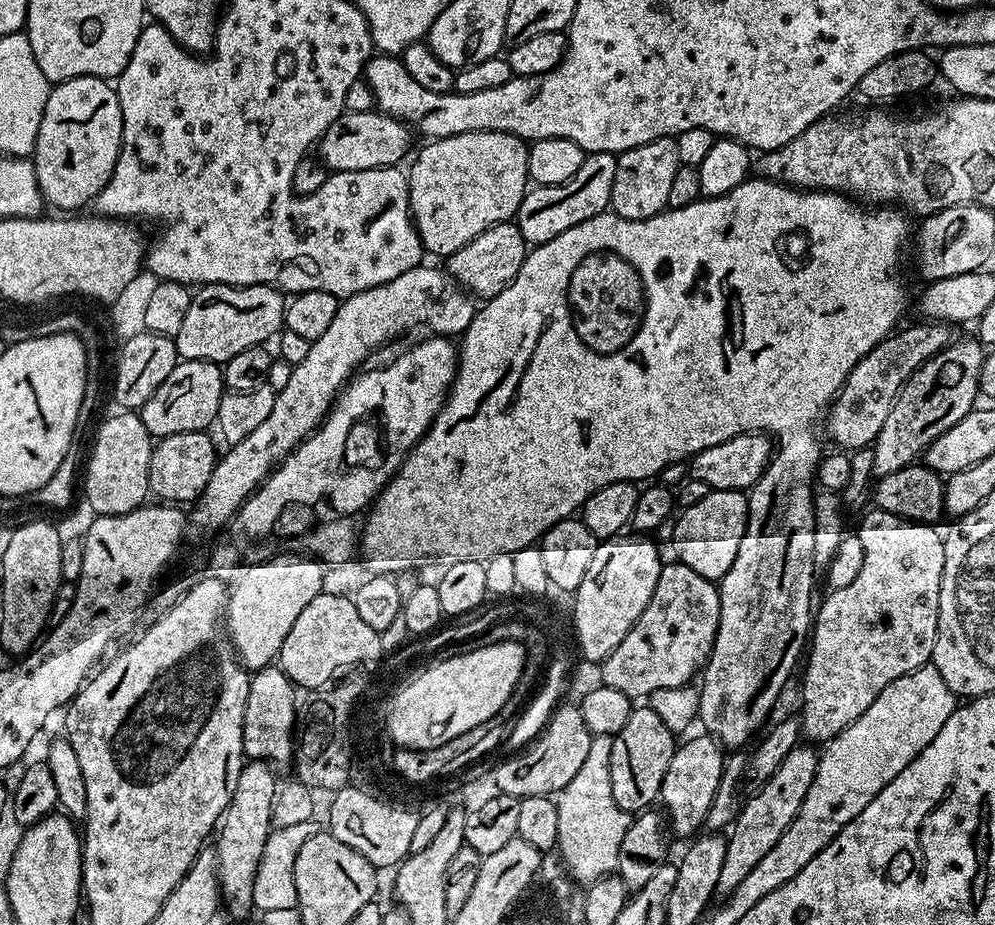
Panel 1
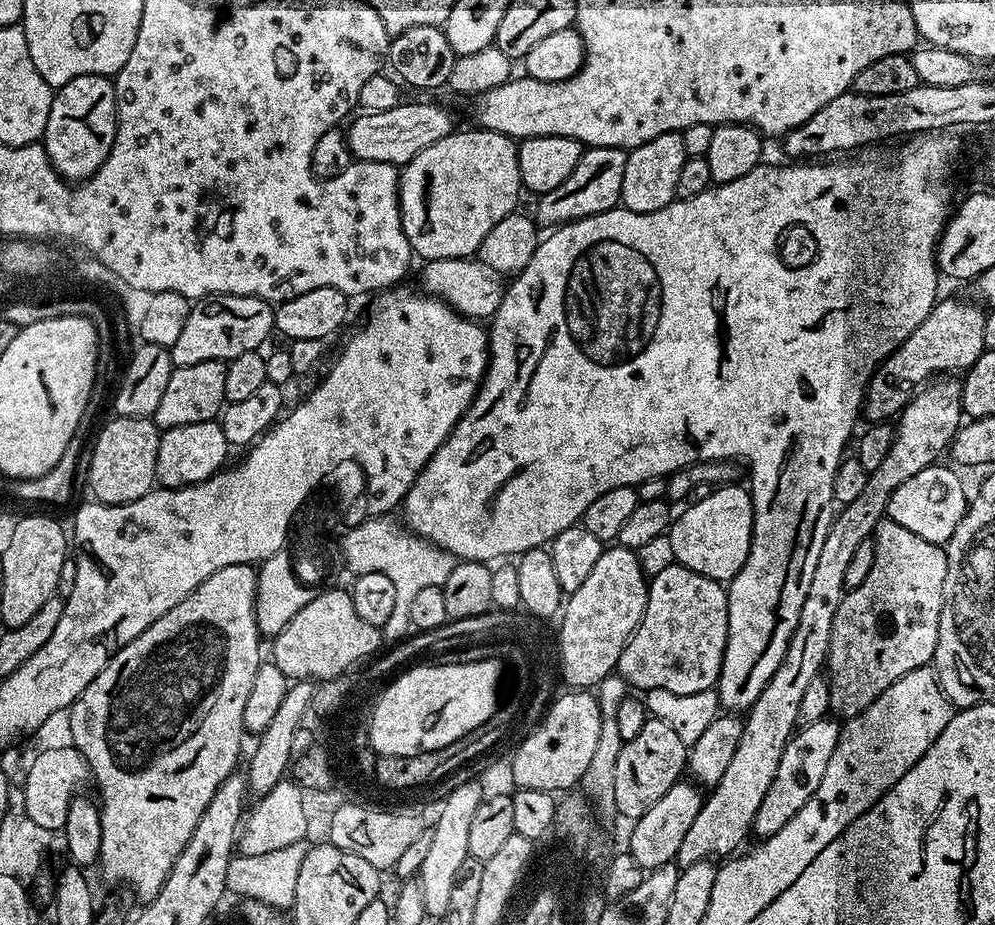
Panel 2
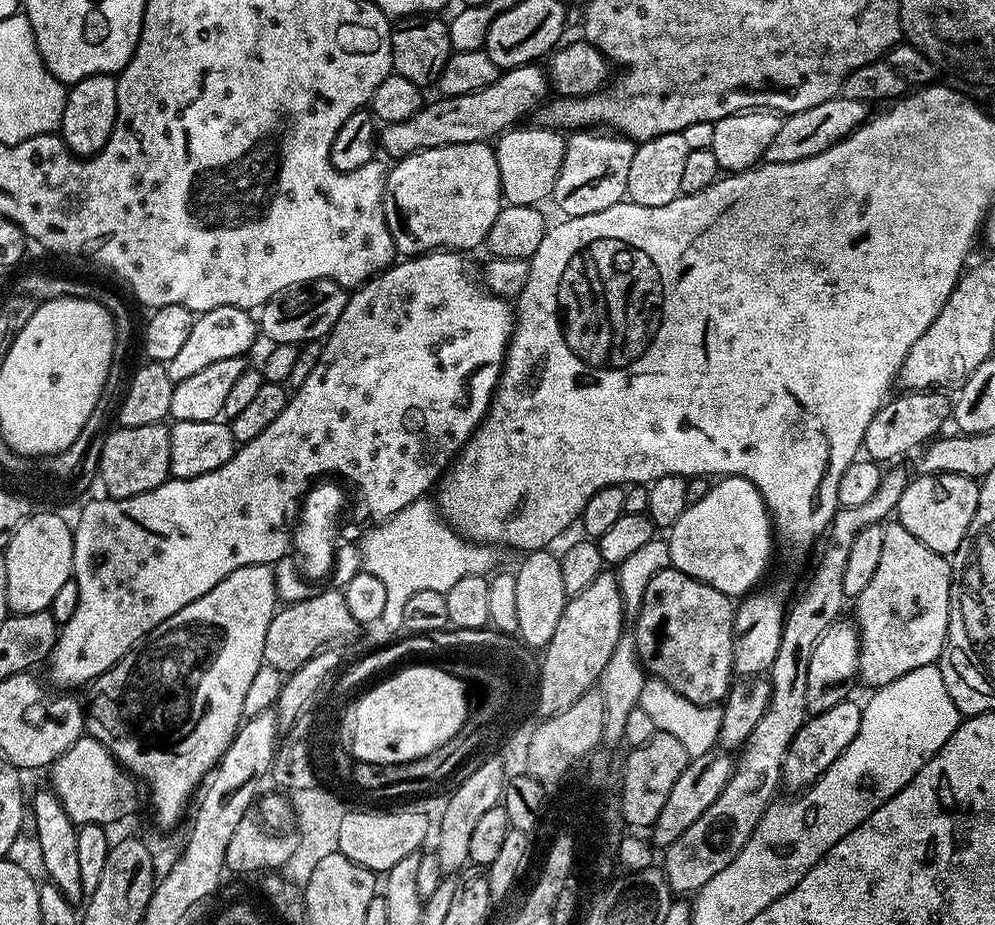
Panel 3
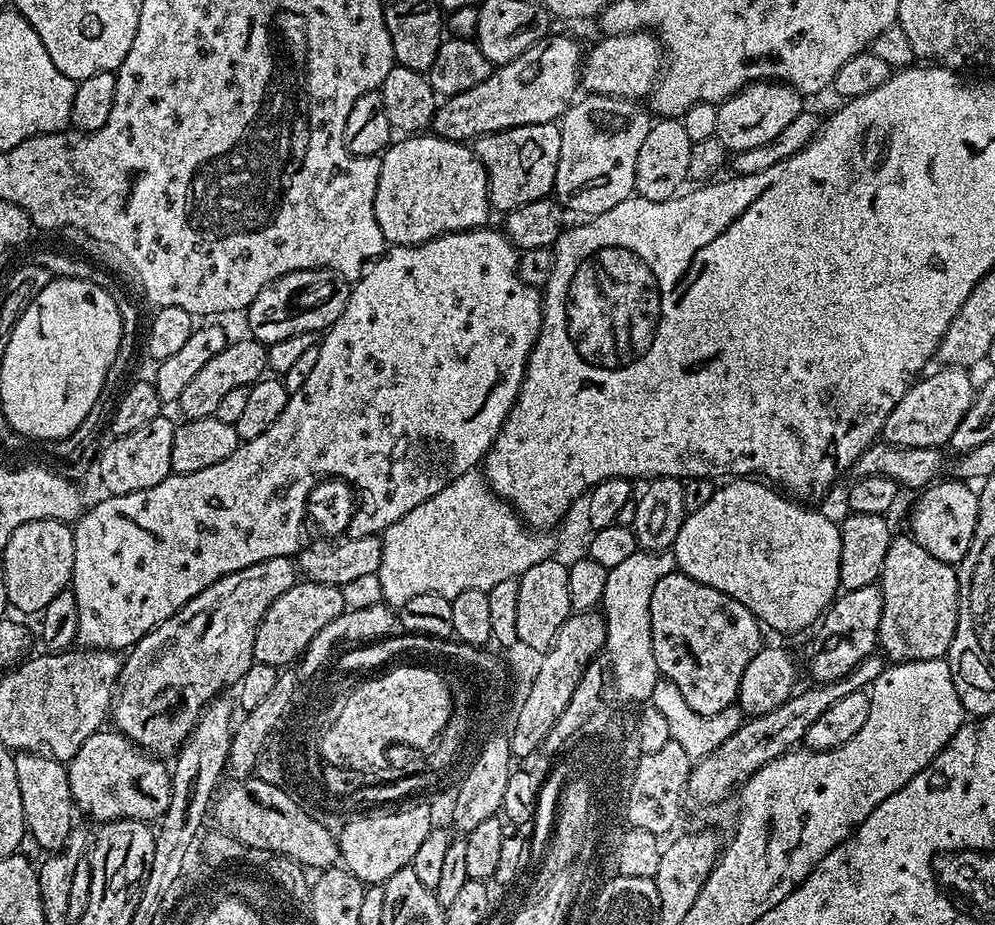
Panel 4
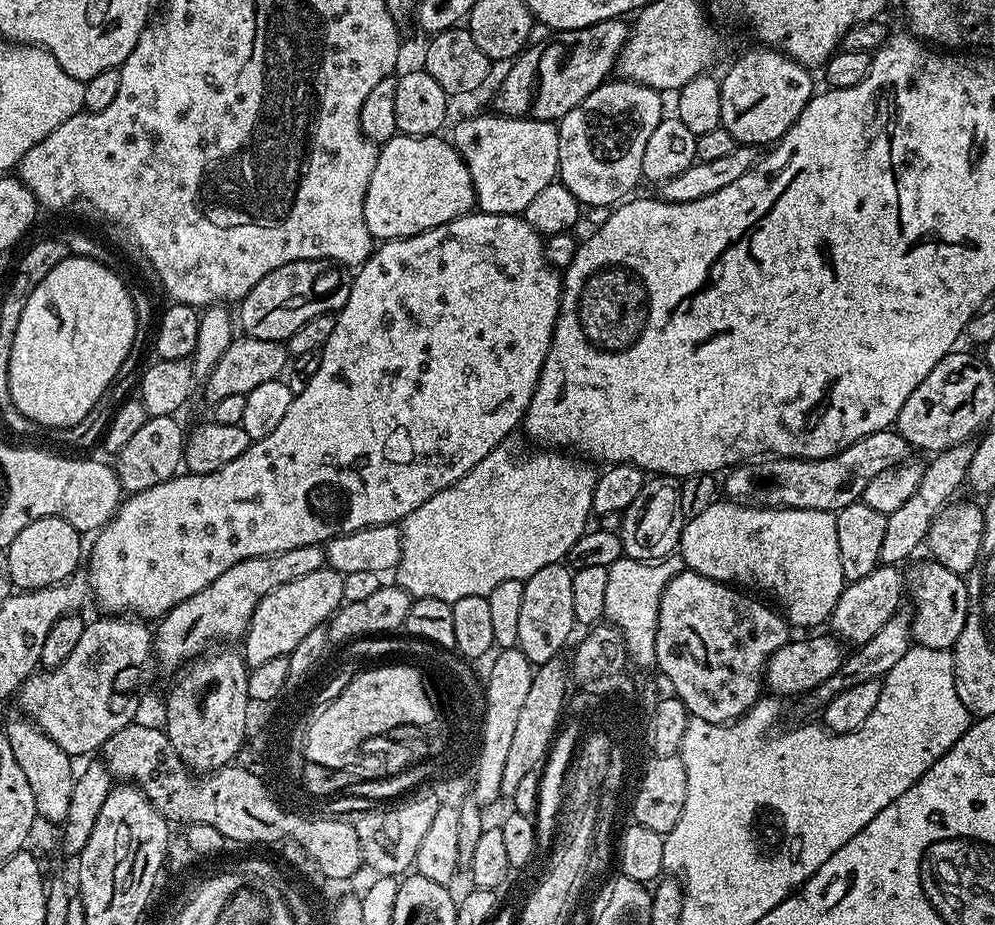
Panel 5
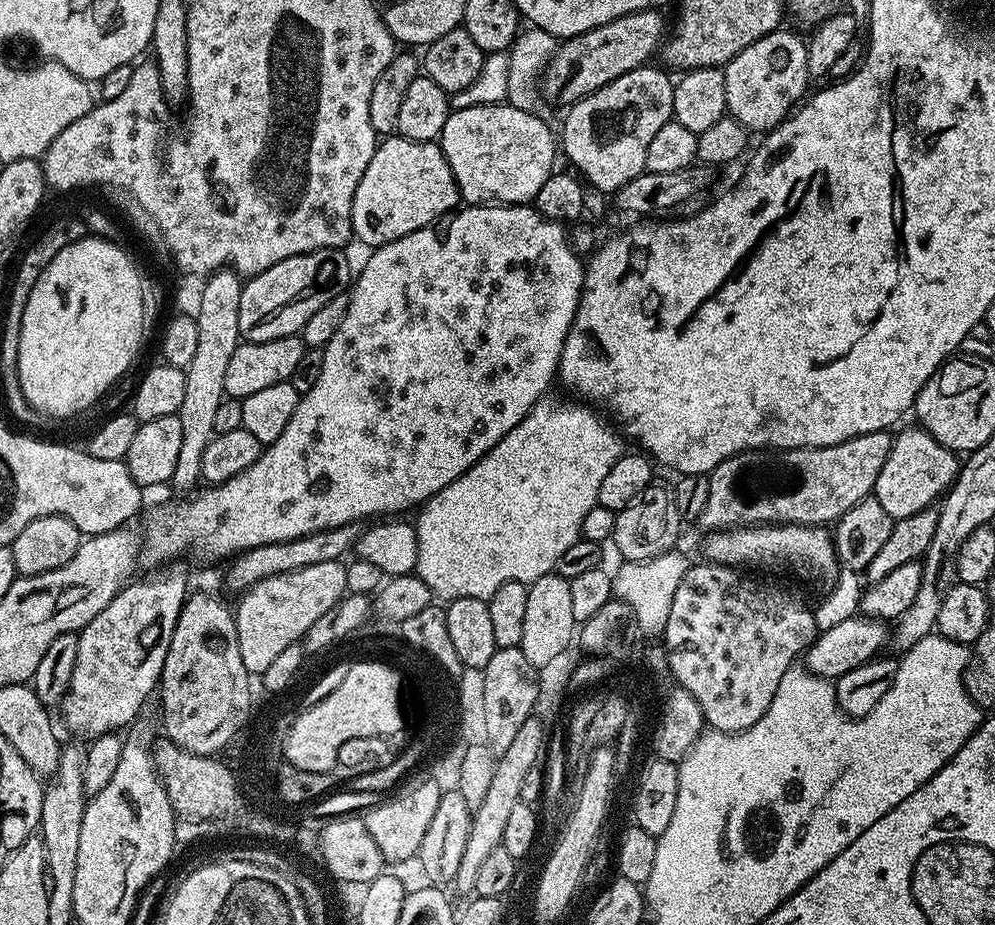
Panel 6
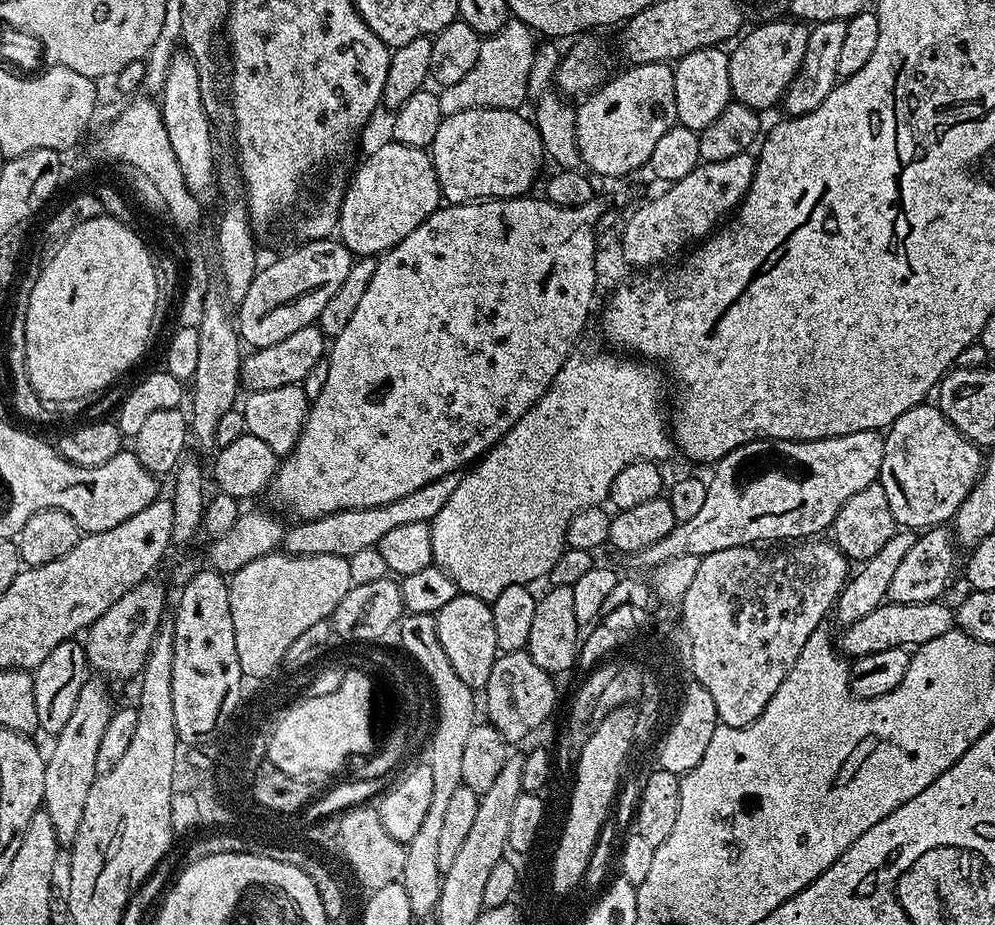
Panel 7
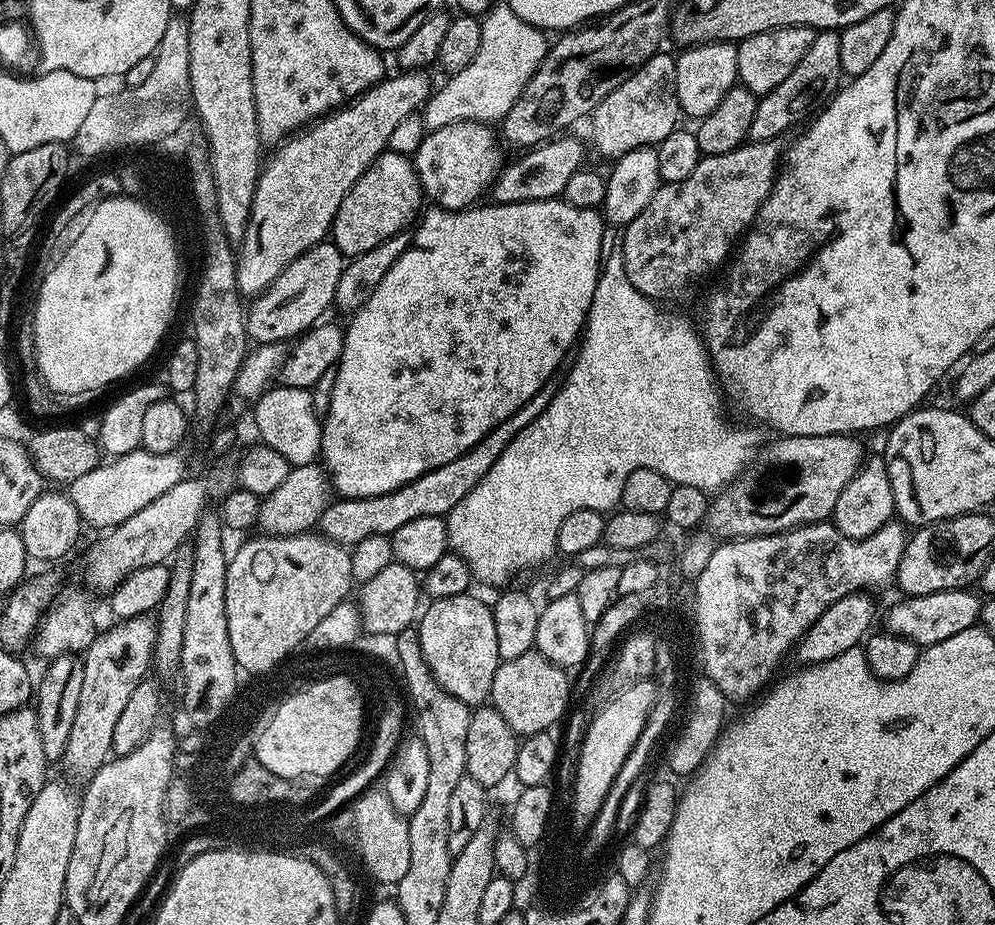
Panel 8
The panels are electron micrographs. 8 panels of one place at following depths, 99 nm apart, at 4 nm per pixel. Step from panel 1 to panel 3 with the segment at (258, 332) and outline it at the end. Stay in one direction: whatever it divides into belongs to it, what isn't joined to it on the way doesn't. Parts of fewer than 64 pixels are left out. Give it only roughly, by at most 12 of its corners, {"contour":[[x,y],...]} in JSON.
{"contour":[[238,306],[199,313],[166,362],[172,381],[210,362],[244,356],[258,340],[253,313]]}

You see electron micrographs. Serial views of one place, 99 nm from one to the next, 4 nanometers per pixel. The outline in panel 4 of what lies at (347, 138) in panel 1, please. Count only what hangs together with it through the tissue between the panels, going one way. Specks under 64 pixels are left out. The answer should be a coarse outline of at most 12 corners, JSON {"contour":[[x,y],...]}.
{"contour":[[549,34],[431,131],[472,142],[559,121],[577,99],[582,47]]}

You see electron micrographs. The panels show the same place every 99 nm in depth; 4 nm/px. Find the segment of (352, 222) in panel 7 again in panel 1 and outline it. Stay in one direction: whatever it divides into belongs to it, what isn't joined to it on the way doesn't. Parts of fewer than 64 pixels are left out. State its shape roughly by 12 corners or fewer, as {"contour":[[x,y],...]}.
{"contour":[[509,132],[432,140],[407,169],[425,253],[511,221],[529,145]]}

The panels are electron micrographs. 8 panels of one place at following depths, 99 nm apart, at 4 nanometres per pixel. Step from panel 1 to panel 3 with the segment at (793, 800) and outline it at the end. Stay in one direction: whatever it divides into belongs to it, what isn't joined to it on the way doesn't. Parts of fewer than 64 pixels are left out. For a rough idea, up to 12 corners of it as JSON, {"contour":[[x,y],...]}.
{"contour":[[854,700],[809,715],[780,767],[785,789],[813,784],[854,742]]}

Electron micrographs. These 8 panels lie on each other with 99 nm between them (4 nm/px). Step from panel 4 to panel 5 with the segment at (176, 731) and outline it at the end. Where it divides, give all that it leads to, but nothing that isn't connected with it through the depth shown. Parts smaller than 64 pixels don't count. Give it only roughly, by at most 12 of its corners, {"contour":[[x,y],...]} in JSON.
{"contour":[[320,544],[230,566],[155,625],[175,673],[239,641],[270,590],[325,567]]}

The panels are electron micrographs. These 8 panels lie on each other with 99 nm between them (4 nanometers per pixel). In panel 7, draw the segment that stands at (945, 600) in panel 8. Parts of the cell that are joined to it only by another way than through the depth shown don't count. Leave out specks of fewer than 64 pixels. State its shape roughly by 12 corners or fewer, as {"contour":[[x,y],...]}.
{"contour":[[940,600],[879,604],[847,625],[839,651],[855,658],[915,649],[953,631]]}

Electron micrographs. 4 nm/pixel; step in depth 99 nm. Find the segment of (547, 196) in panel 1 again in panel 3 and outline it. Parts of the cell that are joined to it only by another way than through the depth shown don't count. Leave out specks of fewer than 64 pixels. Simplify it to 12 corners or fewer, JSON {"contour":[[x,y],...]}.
{"contour":[[576,130],[551,199],[565,217],[625,199],[637,145]]}

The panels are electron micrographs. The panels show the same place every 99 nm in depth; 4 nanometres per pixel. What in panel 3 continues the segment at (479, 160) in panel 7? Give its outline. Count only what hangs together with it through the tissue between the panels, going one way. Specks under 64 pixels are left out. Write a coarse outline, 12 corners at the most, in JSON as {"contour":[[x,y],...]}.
{"contour":[[513,126],[494,144],[508,204],[543,205],[564,161],[555,128]]}

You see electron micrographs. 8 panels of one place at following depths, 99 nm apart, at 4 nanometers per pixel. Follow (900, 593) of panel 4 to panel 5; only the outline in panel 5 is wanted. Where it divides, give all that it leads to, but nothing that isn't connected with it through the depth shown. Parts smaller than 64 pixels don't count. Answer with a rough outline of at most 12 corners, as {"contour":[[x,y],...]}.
{"contour":[[925,558],[906,572],[912,639],[955,649],[965,577]]}

